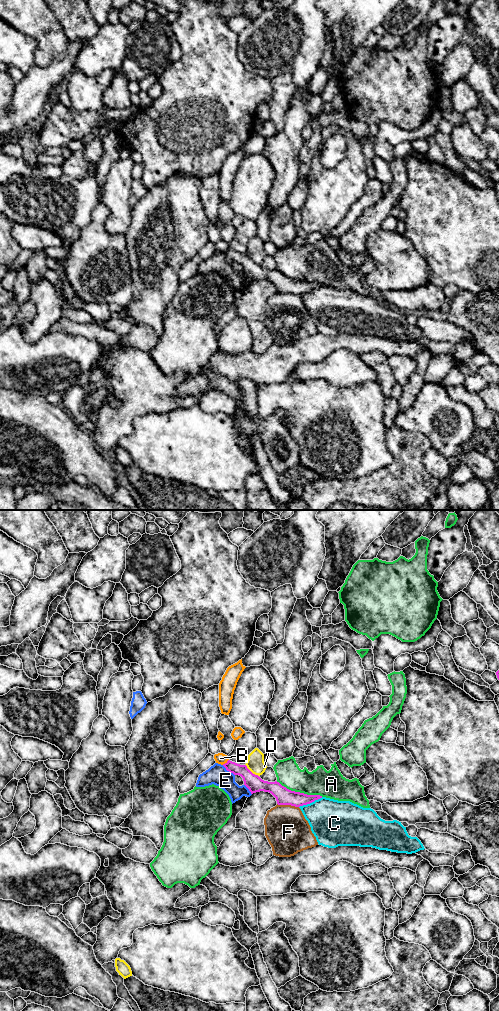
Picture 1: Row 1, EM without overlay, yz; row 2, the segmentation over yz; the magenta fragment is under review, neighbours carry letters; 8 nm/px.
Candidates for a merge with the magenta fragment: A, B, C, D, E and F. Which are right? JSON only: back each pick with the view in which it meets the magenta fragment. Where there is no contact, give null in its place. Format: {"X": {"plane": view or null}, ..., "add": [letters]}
{"add": []}

